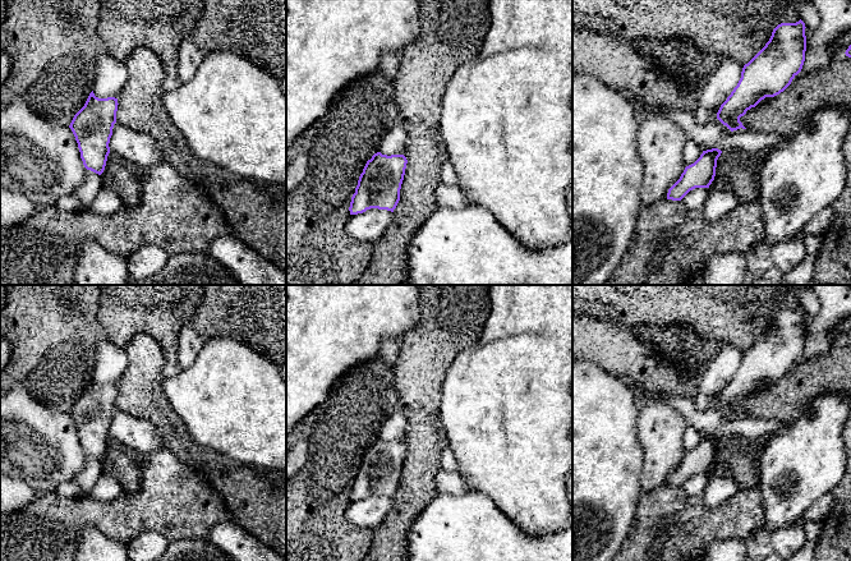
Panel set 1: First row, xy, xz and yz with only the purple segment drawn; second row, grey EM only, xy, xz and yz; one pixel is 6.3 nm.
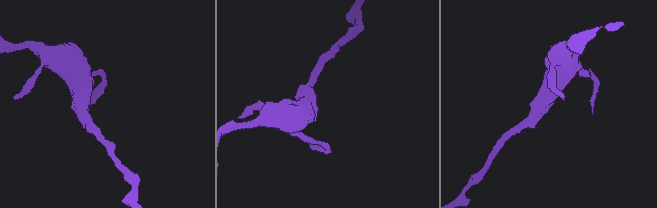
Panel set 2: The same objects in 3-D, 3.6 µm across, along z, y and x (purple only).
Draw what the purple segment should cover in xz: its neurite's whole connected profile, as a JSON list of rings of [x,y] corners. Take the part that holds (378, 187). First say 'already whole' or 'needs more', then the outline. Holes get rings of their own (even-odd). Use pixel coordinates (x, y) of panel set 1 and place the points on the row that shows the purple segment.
already whole; [[[377,152],[367,161],[350,202],[350,215],[371,208],[394,212],[400,201],[400,189],[408,160],[404,155]]]

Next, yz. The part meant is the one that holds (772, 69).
already whole; [[[805,23],[778,24],[765,46],[744,65],[741,78],[721,105],[717,119],[731,132],[746,129],[740,118],[765,97],[783,92],[805,61]]]

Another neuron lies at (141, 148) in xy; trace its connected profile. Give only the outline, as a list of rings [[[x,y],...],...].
[[[114,124],[109,143],[110,151],[135,164],[141,170],[148,171],[162,157],[160,143],[150,134]]]

